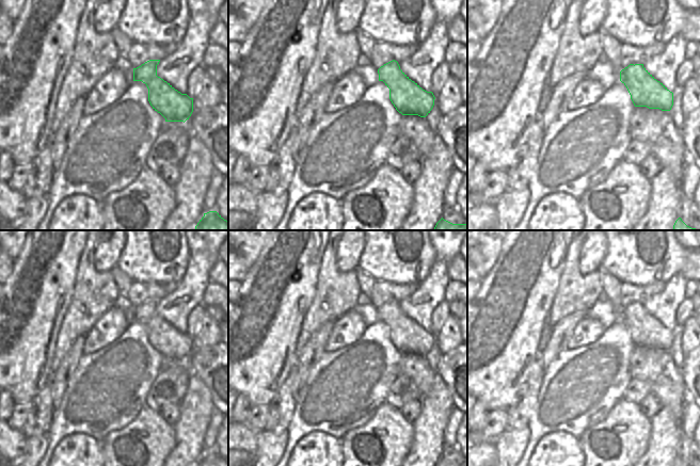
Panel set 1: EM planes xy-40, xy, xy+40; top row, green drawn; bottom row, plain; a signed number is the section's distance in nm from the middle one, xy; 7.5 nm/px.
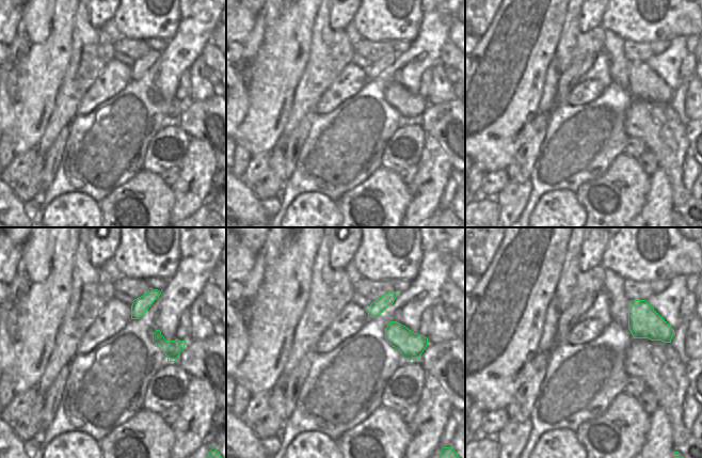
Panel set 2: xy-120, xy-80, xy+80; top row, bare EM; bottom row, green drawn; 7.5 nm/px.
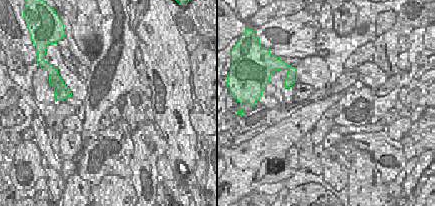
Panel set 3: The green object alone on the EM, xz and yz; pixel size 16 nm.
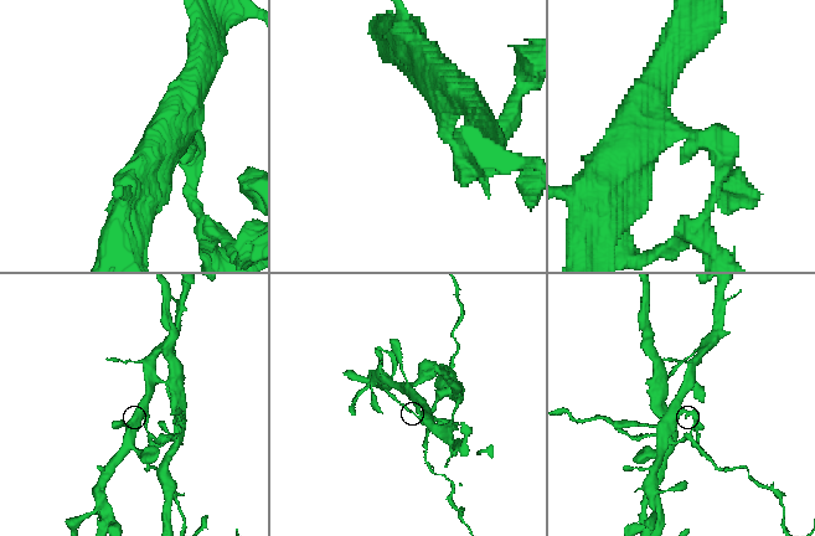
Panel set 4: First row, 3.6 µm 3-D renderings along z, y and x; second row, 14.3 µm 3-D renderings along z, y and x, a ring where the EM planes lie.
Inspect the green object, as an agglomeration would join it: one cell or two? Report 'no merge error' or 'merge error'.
merge error

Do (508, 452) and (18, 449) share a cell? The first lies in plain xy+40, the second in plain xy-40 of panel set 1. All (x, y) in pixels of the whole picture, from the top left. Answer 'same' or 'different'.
different

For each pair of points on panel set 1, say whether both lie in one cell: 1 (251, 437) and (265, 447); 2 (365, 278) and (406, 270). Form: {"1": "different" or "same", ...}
{"1": "different", "2": "different"}

